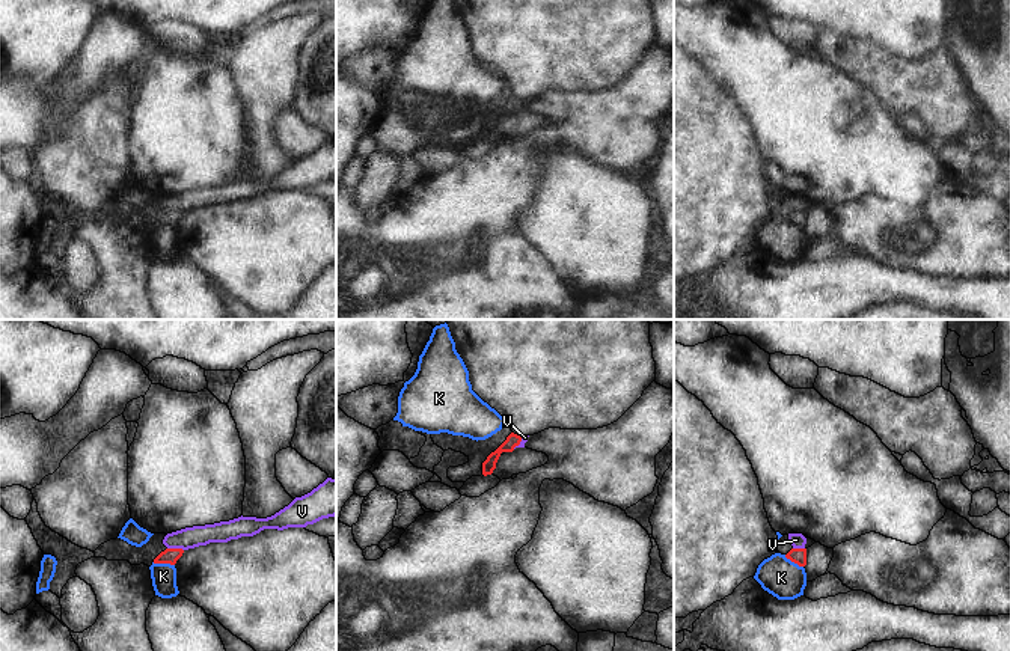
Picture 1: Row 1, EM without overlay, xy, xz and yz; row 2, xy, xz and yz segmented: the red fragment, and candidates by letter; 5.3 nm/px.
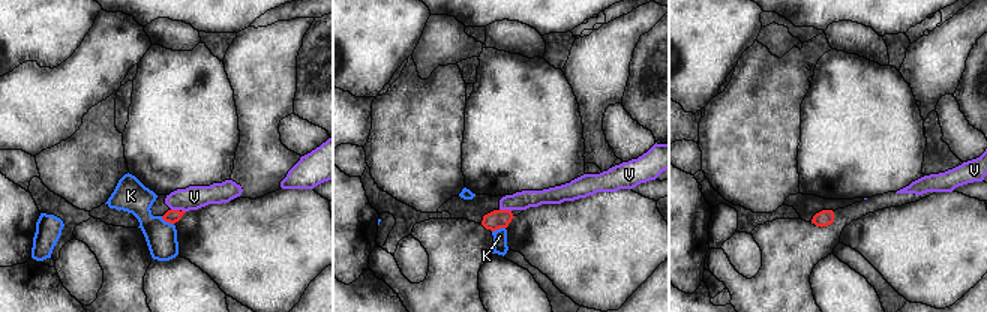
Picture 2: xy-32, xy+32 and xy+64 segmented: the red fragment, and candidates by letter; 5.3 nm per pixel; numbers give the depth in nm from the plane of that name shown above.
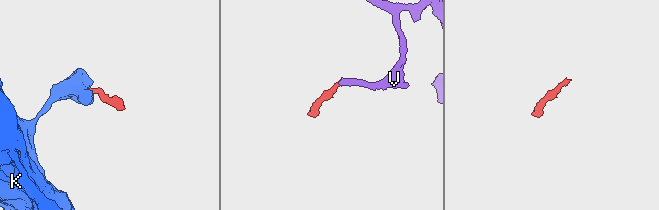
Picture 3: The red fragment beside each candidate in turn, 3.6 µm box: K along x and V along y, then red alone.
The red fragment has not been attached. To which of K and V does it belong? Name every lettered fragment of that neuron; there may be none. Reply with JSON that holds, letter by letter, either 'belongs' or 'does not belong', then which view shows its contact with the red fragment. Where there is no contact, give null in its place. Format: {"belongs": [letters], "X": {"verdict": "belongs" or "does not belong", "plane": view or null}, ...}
{"belongs": [], "K": {"verdict": "does not belong", "plane": "xy"}, "V": {"verdict": "does not belong", "plane": "xy"}}

